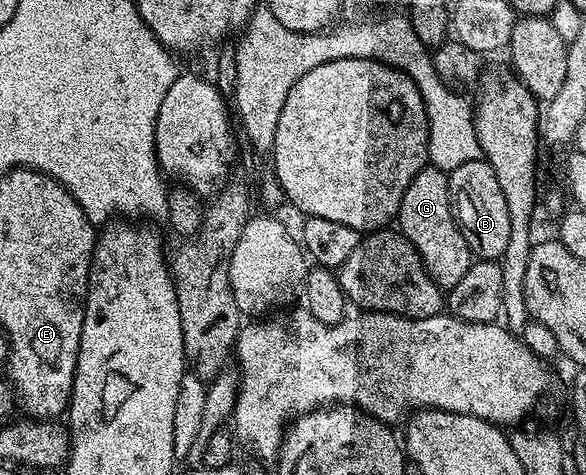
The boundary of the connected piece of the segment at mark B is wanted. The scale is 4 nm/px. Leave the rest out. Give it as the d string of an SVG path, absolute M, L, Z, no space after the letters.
M481 159L454 167L448 173L448 190L452 214L473 258L486 261L503 258L506 243L510 243L510 207L506 203L506 195L502 195L498 175L494 175L490 163Z

